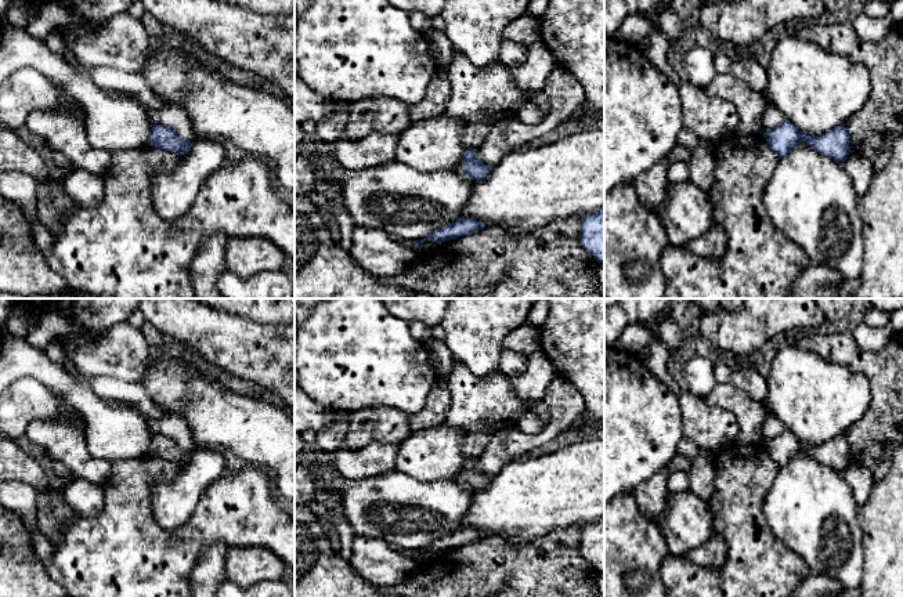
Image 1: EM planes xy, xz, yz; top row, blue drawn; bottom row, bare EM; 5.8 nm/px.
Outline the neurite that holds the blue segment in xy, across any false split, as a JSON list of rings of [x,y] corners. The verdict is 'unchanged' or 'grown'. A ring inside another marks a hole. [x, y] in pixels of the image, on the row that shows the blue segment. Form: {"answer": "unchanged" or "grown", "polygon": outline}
{"answer": "unchanged", "polygon": [[[153,124],[148,138],[148,145],[176,155],[187,155],[192,144],[181,140],[173,129],[163,124]]]}

